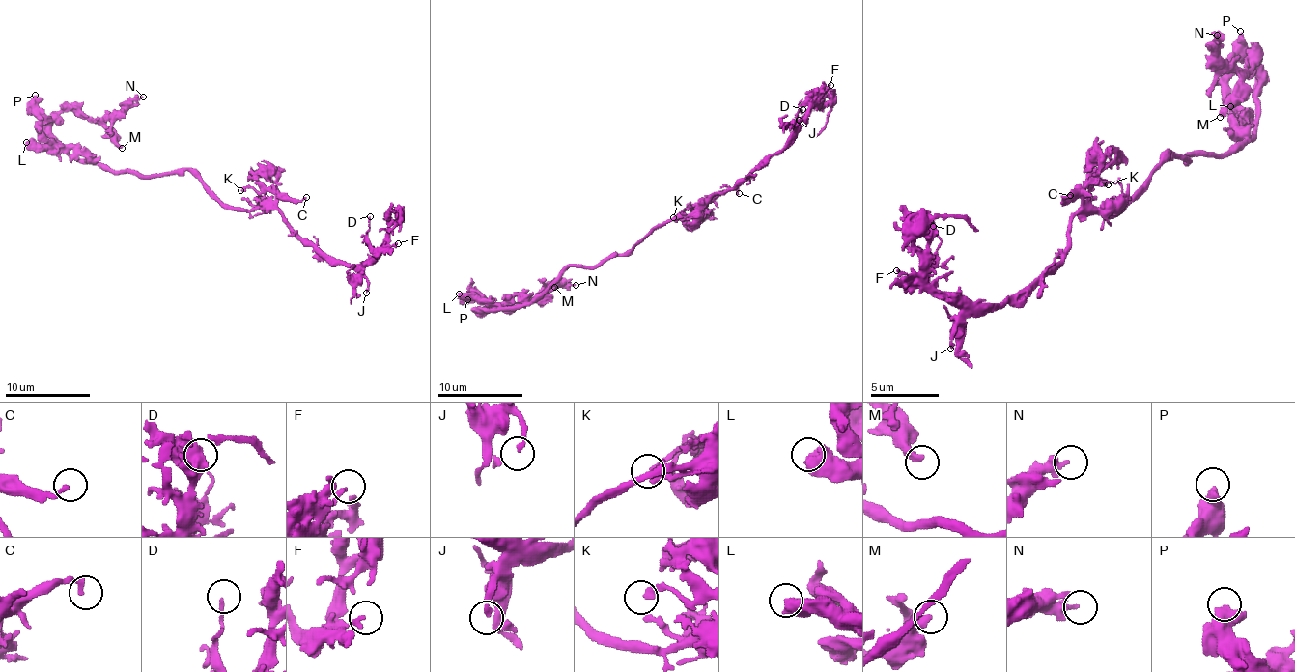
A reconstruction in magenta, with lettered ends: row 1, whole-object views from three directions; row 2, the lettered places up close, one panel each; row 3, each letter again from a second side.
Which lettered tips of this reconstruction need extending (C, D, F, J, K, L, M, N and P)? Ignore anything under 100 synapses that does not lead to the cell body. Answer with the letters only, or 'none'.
none

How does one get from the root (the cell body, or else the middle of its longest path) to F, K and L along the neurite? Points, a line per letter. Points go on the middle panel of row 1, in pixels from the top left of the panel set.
F: (643, 240), (656, 228), (690, 217), (714, 193), (741, 185), (785, 145), (806, 109), (830, 85)
K: (643, 240), (656, 228), (686, 217), (694, 209), (684, 209), (673, 217)
L: (643, 240), (622, 255), (609, 255), (595, 266), (565, 267), (529, 302), (499, 308), (459, 294)

